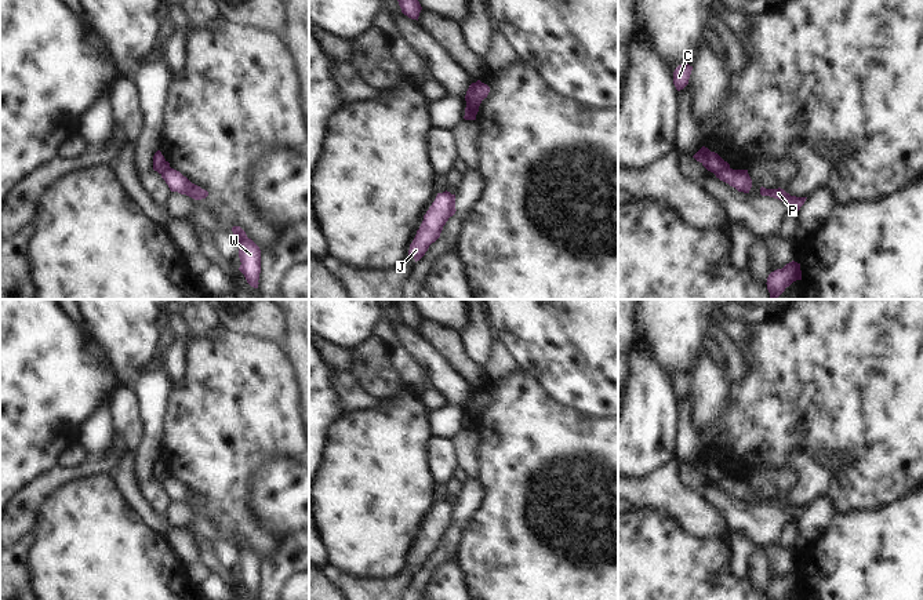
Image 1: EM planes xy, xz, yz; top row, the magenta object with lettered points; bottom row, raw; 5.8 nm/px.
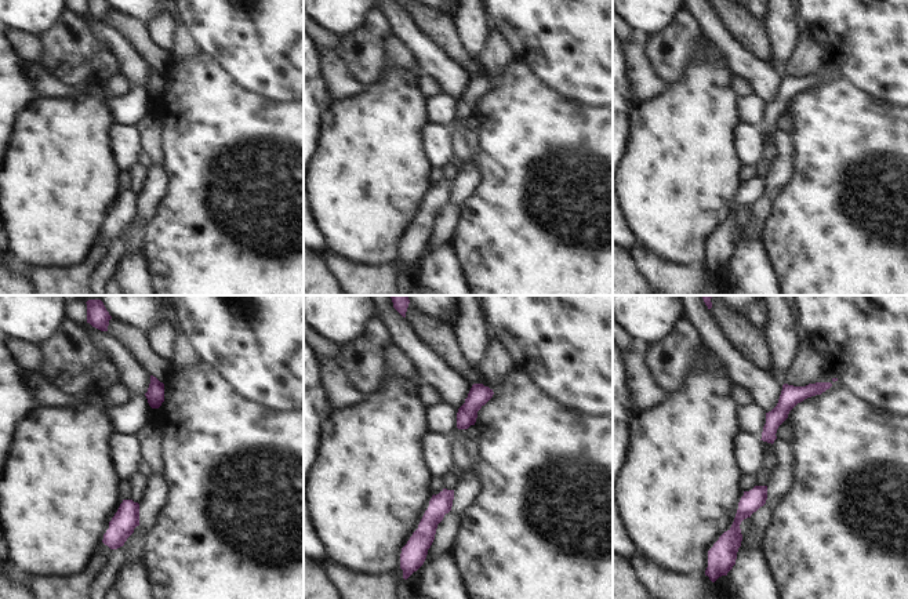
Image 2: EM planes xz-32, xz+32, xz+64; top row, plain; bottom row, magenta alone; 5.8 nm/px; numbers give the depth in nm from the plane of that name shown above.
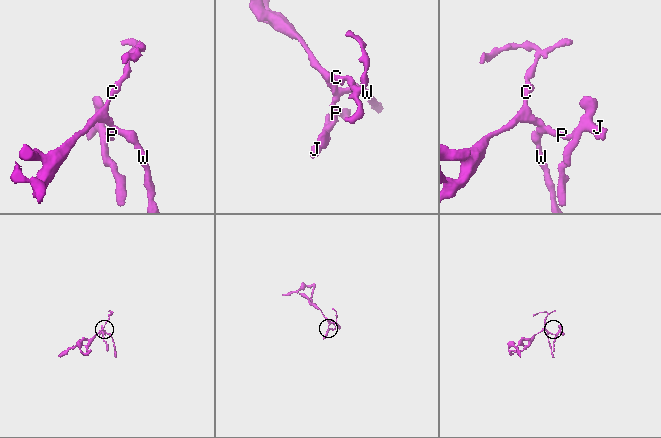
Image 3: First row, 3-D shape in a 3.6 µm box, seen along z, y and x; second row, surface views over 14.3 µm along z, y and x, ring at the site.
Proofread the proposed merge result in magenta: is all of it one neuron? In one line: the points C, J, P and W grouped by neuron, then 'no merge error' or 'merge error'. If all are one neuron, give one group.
groups C / J P W; merge error

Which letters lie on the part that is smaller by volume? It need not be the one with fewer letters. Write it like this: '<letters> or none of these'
J, P, W

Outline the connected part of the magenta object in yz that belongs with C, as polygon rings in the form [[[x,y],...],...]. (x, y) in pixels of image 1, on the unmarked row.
[[[688,372],[679,374],[673,381],[673,393],[677,400],[683,399],[688,393],[693,375]]]

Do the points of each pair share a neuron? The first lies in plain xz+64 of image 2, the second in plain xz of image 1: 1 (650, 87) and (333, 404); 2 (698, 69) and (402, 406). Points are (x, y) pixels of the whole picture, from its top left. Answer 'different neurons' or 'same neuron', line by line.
1: different neurons
2: same neuron

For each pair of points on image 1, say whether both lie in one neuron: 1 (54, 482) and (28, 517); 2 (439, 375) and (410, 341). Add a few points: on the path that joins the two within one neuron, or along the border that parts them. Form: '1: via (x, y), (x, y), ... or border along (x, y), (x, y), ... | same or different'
1: via (44, 488), (28, 508) | same
2: via (438, 367), (418, 348) | same

